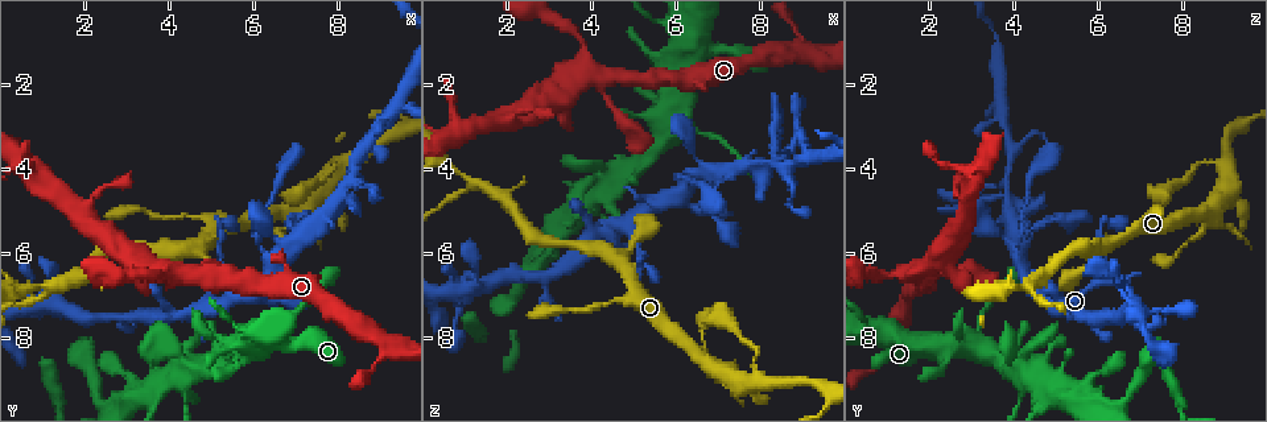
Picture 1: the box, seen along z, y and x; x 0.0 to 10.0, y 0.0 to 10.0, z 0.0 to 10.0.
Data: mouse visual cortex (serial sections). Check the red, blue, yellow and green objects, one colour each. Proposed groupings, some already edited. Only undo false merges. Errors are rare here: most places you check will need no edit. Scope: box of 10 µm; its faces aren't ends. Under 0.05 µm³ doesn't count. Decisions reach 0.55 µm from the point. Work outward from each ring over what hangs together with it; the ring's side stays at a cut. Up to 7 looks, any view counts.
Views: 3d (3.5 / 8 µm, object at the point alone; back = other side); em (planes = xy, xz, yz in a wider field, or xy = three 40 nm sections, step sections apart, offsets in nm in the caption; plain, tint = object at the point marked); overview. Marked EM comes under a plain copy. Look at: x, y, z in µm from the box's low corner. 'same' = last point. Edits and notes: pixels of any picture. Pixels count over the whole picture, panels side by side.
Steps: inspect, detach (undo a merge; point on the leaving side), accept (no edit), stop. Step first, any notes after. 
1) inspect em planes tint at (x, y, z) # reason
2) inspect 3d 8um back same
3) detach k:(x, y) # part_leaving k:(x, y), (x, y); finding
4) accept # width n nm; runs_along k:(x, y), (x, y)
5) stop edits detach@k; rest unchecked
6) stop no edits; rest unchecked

inspect 3d 3.5um at (8.15, 4.40, 3.85)

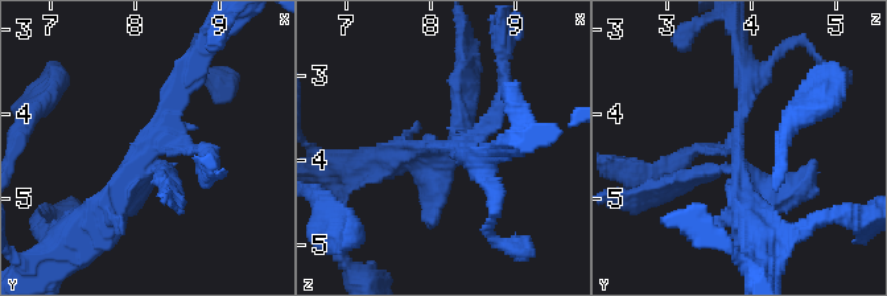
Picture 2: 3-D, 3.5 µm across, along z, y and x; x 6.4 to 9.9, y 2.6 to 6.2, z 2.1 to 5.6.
inspect em xy step 3 tint at (8.20, 4.45, 3.85) # need the tissue

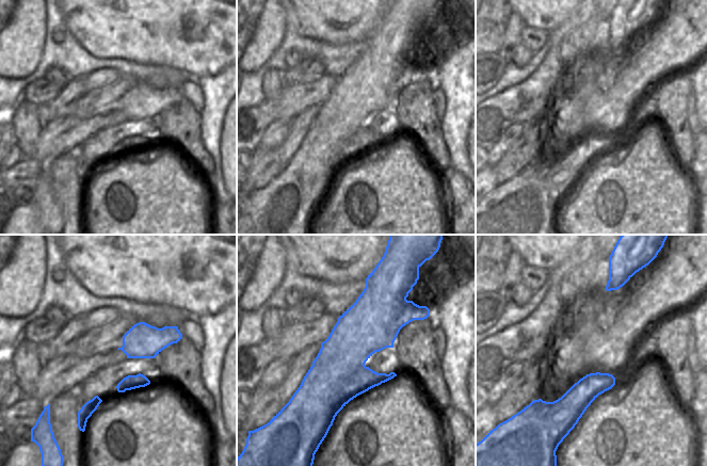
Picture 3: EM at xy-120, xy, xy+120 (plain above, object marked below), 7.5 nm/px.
accept # runs_along 2:(98, 216), (147, 163), (182, 74); all the same cell

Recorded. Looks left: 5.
inspect 3d 8um at (5.35, 8.55, 3.80) # branch point

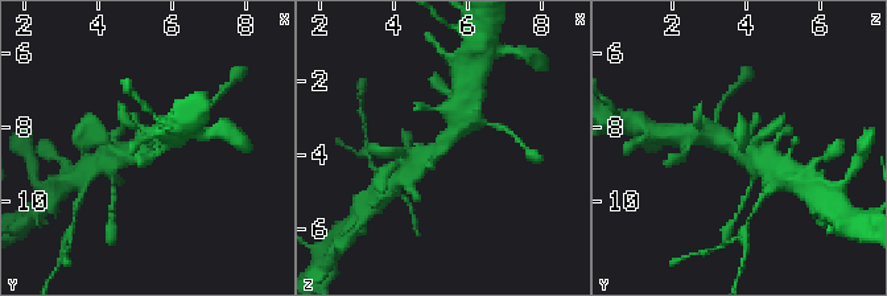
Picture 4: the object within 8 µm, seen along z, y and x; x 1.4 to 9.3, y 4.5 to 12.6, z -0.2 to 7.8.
inspect 3d 3.5um same # zoom in

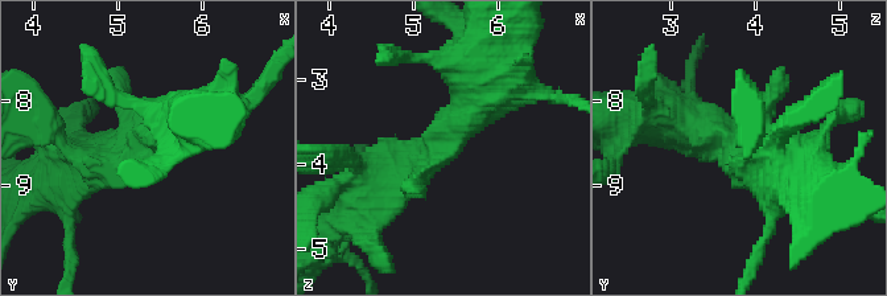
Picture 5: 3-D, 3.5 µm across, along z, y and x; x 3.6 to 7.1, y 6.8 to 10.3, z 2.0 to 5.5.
accept # runs_along 5:(487, 85), (452, 136), (366, 190); one cell here

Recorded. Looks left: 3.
inspect 3d 8um at (3.65, 9.40, 4.80) # abrupt turn

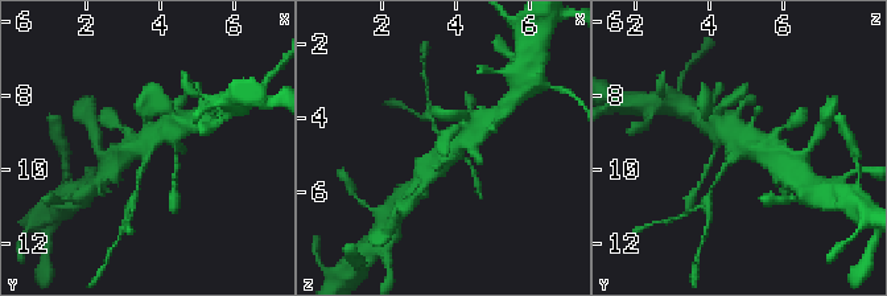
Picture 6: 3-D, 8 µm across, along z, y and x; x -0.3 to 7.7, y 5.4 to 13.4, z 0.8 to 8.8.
inspect em planes tint same

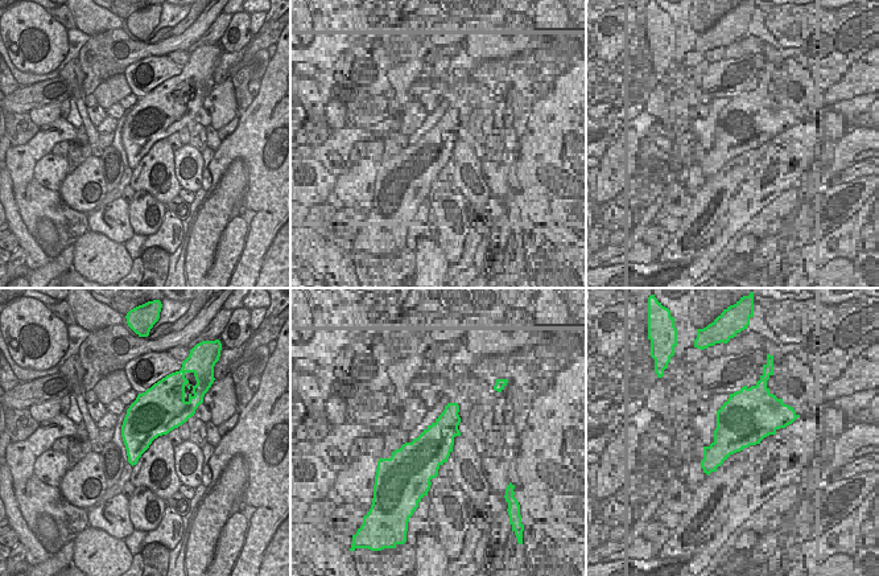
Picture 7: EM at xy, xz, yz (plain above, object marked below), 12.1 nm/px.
accept # runs_along 6:(473, 130), (429, 164), (421, 177); one cell here

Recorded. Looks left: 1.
stop no edits; rest unchecked

